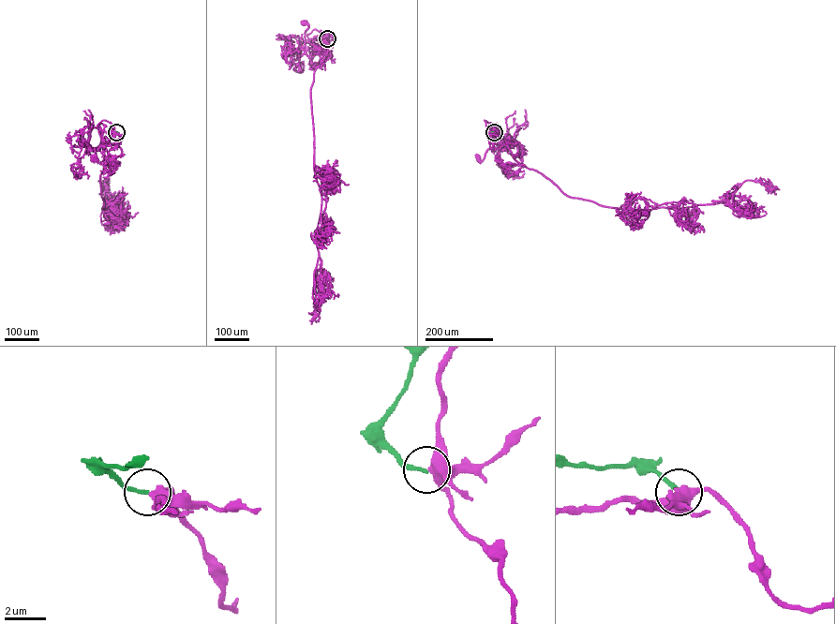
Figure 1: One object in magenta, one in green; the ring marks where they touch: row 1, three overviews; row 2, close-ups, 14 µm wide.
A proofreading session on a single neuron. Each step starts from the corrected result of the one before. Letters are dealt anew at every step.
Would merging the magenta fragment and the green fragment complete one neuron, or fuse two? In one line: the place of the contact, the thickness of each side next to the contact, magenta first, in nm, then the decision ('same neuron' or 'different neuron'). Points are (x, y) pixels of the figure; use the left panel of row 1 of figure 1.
(116, 132) | 440/170 nm | same neuron

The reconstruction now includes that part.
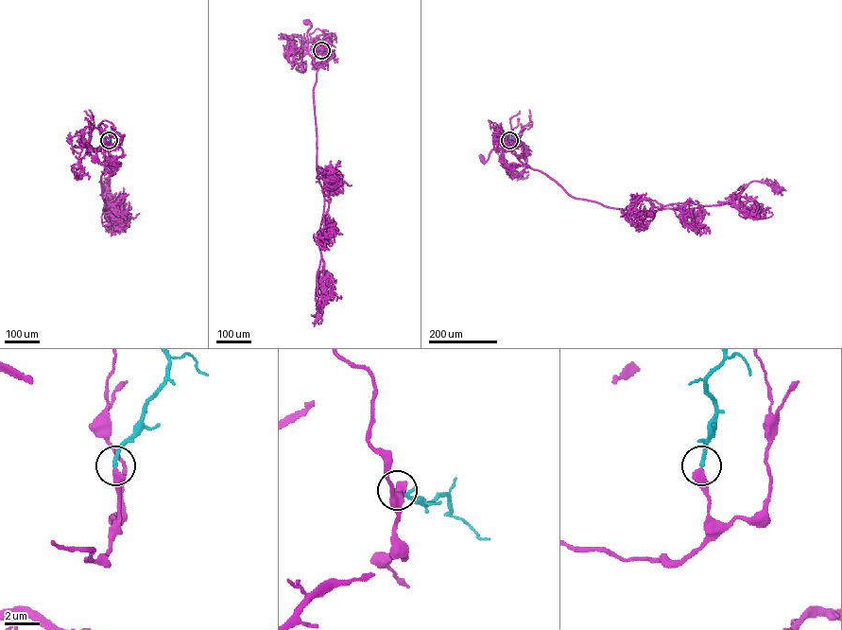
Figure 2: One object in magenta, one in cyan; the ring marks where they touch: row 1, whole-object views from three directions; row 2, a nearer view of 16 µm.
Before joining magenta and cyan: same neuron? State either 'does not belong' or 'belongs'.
does not belong

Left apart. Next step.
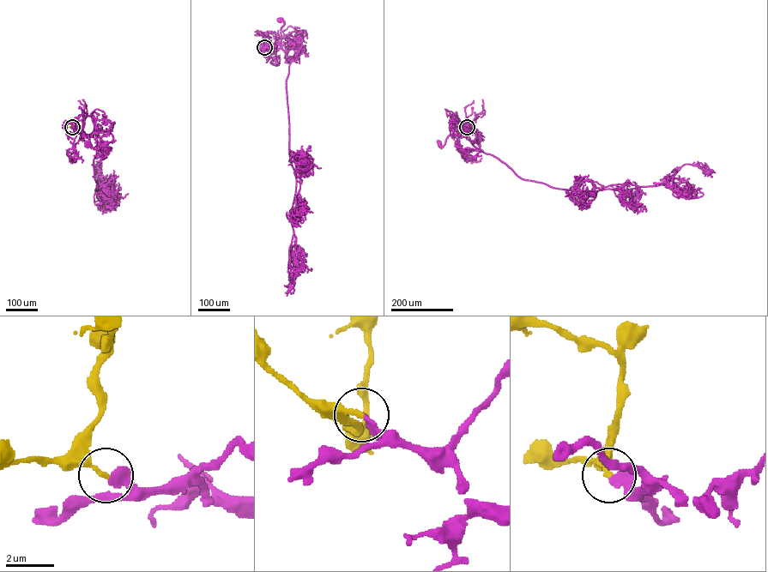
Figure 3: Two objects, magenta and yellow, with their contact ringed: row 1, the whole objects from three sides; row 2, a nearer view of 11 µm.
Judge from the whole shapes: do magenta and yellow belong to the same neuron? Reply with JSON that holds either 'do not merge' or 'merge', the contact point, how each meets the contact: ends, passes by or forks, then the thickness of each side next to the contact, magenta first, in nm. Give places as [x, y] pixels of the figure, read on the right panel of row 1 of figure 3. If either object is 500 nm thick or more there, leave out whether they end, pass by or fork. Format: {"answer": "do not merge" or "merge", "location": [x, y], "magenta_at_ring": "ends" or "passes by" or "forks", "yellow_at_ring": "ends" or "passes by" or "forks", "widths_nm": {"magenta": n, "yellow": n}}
{"answer": "merge", "location": [467, 127], "magenta_at_ring": "ends", "yellow_at_ring": "ends", "widths_nm": {"magenta": 320, "yellow": 200}}

